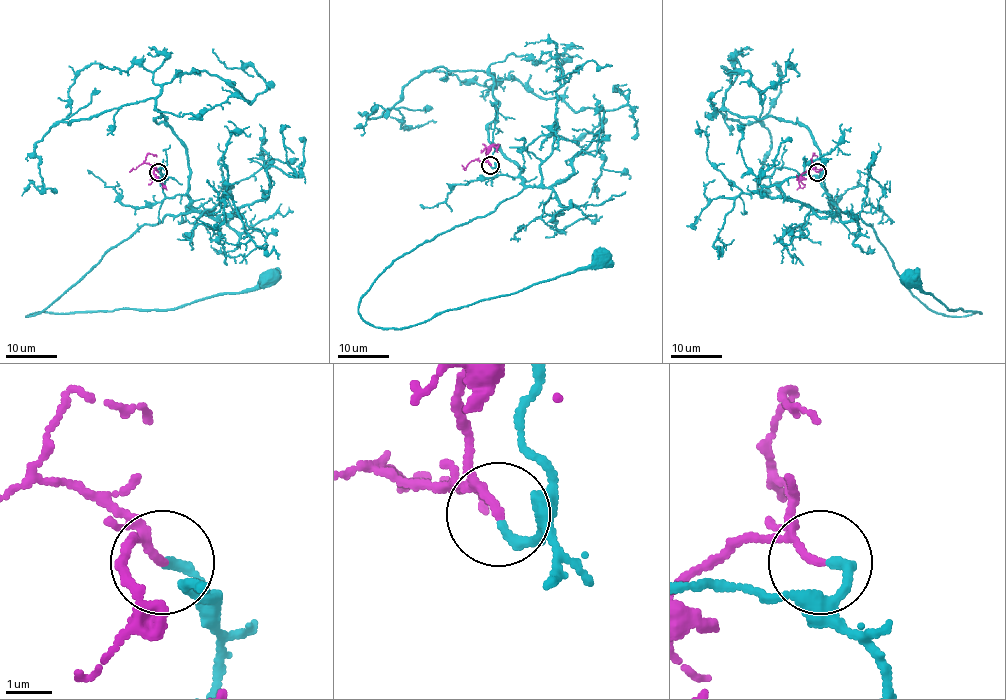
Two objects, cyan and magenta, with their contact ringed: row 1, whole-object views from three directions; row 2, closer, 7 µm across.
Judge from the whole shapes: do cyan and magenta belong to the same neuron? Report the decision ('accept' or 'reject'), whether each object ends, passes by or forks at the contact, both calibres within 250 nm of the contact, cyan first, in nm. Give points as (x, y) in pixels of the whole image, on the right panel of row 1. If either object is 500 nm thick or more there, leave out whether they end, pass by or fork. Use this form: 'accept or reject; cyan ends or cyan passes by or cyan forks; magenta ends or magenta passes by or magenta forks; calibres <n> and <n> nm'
accept; cyan ends; magenta passes by; calibres 200 and 120 nm

